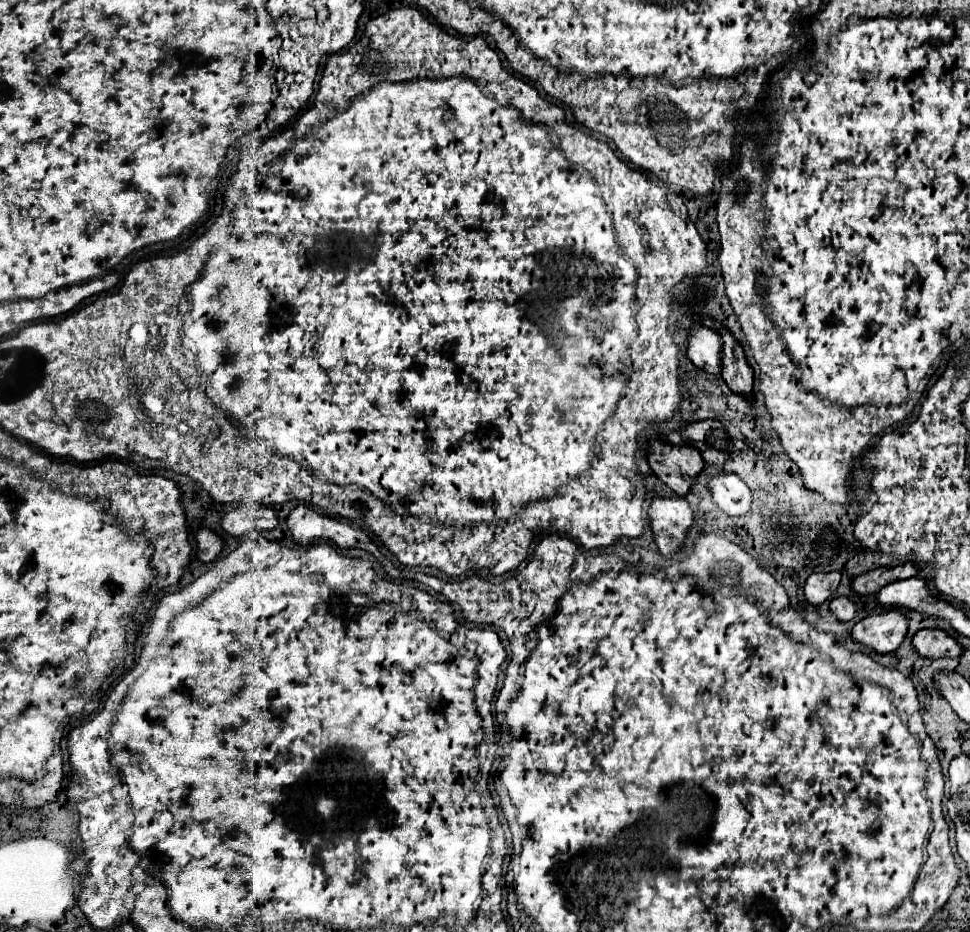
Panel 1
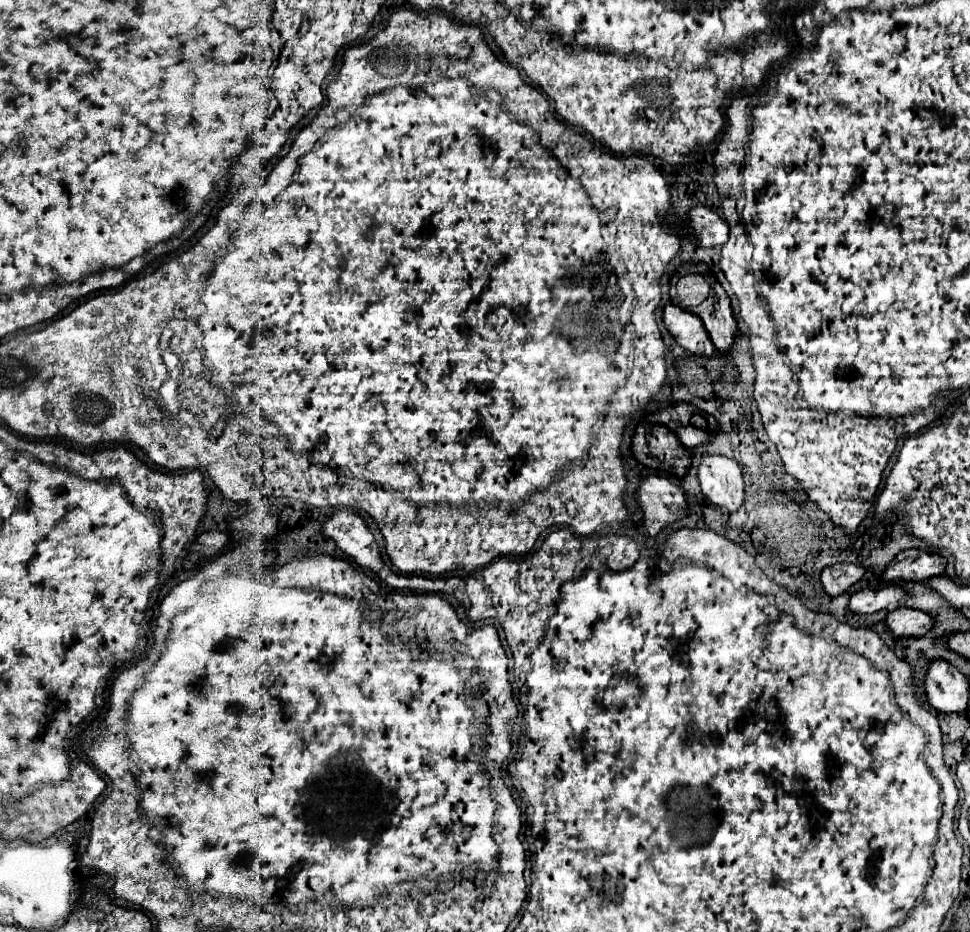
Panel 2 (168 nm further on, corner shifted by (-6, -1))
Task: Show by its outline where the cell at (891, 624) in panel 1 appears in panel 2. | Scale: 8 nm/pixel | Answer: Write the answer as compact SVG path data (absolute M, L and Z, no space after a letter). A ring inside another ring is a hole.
M898 607L896 611L888 613L886 625L896 637L910 637L910 635L926 635L934 627L934 621L924 611Z

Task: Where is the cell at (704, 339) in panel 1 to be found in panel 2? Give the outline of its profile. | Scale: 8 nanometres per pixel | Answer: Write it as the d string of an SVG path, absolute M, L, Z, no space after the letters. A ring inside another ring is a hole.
M668 303L662 311L662 321L670 335L690 353L702 353L712 355L714 345L710 341L710 335L702 323L702 319L678 305Z

